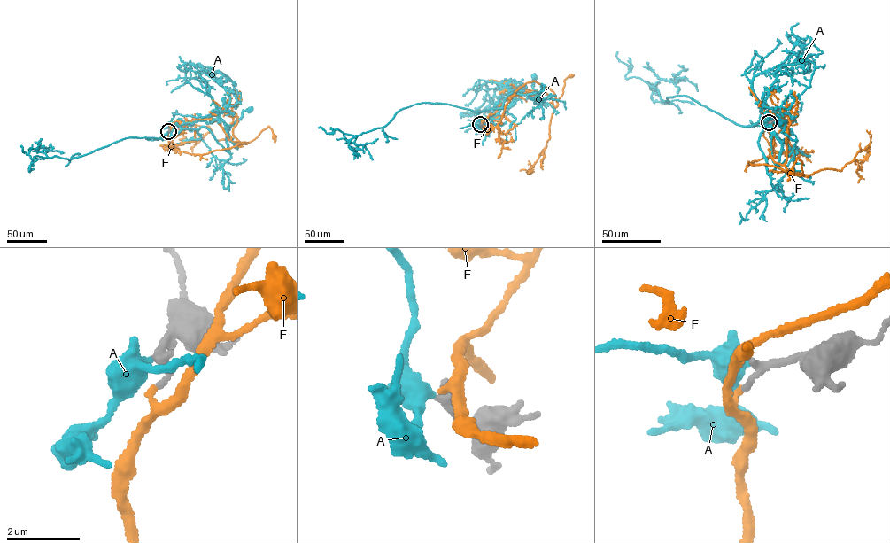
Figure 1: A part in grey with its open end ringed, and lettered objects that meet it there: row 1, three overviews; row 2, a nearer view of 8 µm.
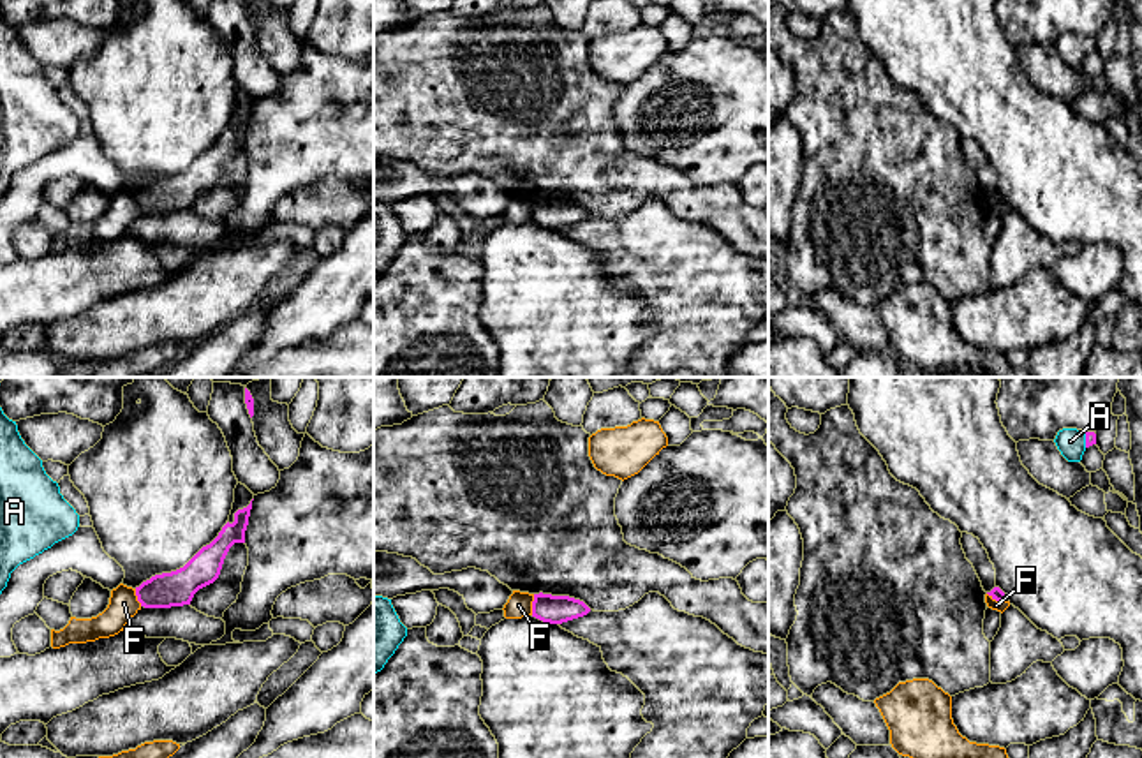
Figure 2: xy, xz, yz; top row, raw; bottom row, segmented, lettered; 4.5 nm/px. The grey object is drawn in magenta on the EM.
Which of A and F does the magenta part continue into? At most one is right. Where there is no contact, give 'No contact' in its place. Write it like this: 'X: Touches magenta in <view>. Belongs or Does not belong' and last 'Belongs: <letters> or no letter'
A: Touches magenta in yz. Belongs
F: Touches magenta in xz. Does not belong
Belongs: A

